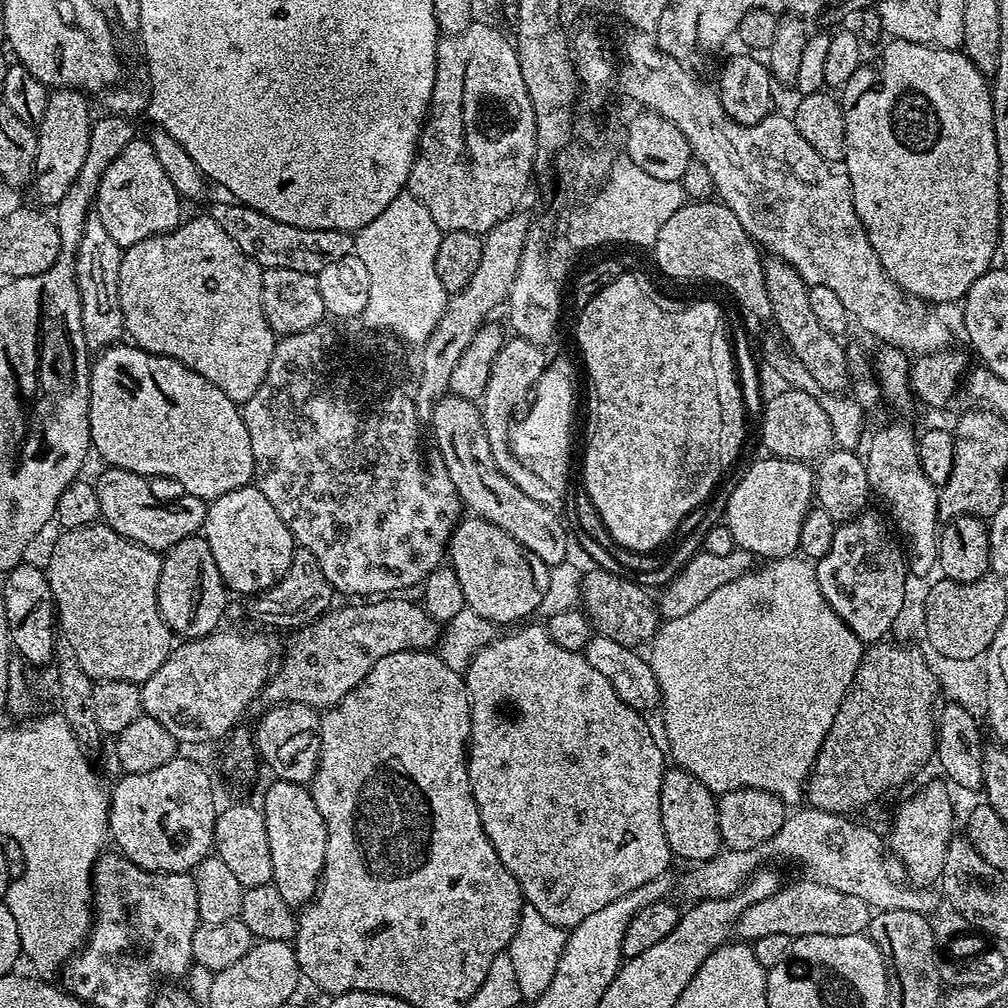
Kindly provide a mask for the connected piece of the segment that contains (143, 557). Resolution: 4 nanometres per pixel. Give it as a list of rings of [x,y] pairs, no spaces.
[[[103,522],[90,526],[69,528],[52,544],[46,571],[50,590],[56,599],[58,628],[70,638],[79,666],[91,680],[125,680],[131,684],[143,684],[172,652],[174,633],[158,610],[158,578],[162,574],[161,553],[150,550],[133,540],[122,538]]]

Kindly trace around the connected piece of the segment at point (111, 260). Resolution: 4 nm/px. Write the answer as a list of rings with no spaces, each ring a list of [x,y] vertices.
[[[89,215],[86,230],[82,230],[82,242],[76,255],[76,281],[82,302],[82,330],[89,346],[111,346],[121,343],[125,335],[122,318],[122,302],[118,294],[118,270],[122,250],[114,238],[110,238],[102,218]]]

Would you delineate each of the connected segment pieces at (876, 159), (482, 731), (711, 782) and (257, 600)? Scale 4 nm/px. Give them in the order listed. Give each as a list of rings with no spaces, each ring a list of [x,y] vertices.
[[[893,39],[881,50],[880,56],[861,63],[860,68],[845,82],[842,89],[844,110],[844,159],[843,171],[850,178],[850,190],[854,198],[854,210],[882,262],[882,270],[909,297],[936,304],[948,304],[951,300],[963,301],[964,296],[993,267],[998,256],[1000,242],[1000,203],[998,202],[998,146],[994,146],[994,114],[992,93],[986,76],[975,68],[963,51],[954,48],[931,48],[929,44]]]
[[[528,622],[523,626],[517,627],[515,630],[505,631],[508,632],[505,636],[504,633],[497,635],[496,639],[490,641],[484,649],[478,650],[476,656],[470,662],[467,671],[463,673],[464,685],[468,688],[468,704],[472,708],[470,751],[466,756],[468,761],[468,777],[472,783],[472,793],[474,794],[474,802],[478,806],[478,814],[482,818],[482,830],[486,830],[486,838],[490,838],[490,846],[494,846],[498,858],[502,858],[502,866],[506,866],[506,870],[510,870],[510,874],[514,874],[514,878],[518,882],[520,892],[524,895],[526,903],[534,906],[534,910],[538,910],[538,914],[542,914],[542,918],[546,918],[546,922],[550,922],[554,926],[565,930],[571,930],[574,926],[578,926],[578,922],[582,922],[582,918],[587,918],[590,914],[602,910],[602,906],[610,906],[610,902],[615,902],[617,898],[622,898],[622,894],[630,894],[630,890],[638,890],[638,886],[642,886],[645,882],[650,882],[654,878],[658,878],[658,874],[669,871],[670,865],[668,863],[673,863],[674,857],[670,846],[666,842],[666,834],[662,830],[662,814],[660,813],[660,791],[662,790],[662,778],[666,771],[666,763],[664,764],[666,752],[662,747],[661,741],[659,739],[656,741],[652,737],[652,728],[644,721],[647,719],[641,713],[633,710],[625,700],[618,698],[614,686],[610,686],[609,680],[603,674],[598,674],[598,670],[594,670],[594,666],[590,666],[590,662],[585,656],[579,652],[562,650],[562,646],[558,646],[558,642],[554,642],[554,638],[550,638],[548,629],[543,623],[532,623]]]
[[[799,555],[787,556],[781,560],[761,563],[759,566],[714,590],[714,594],[710,594],[706,602],[694,606],[690,614],[682,614],[682,618],[664,620],[650,641],[652,653],[647,653],[646,659],[654,670],[654,678],[658,678],[660,708],[662,713],[664,712],[663,739],[666,741],[671,759],[672,756],[676,759],[673,760],[675,767],[685,768],[687,772],[694,774],[694,778],[698,778],[702,786],[706,786],[714,794],[753,788],[766,790],[780,797],[785,805],[796,806],[805,799],[808,776],[812,773],[816,755],[826,738],[826,730],[830,730],[830,725],[834,723],[834,714],[838,714],[838,706],[842,706],[842,698],[846,698],[854,682],[854,674],[858,670],[860,659],[864,656],[866,644],[855,636],[850,626],[827,604],[818,586],[816,569],[807,559]]]
[[[297,547],[293,551],[292,561],[286,574],[282,574],[282,578],[278,578],[274,586],[270,586],[265,592],[256,593],[247,601],[248,616],[260,624],[265,624],[265,626],[260,625],[265,629],[295,630],[312,623],[313,620],[319,620],[325,612],[329,611],[333,607],[332,596],[334,597],[332,583],[326,578],[326,574],[322,574],[322,566],[318,566],[318,558],[314,558],[310,550]]]

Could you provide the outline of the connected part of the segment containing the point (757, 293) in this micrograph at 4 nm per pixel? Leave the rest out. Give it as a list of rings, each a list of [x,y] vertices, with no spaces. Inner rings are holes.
[[[709,198],[683,204],[662,225],[662,230],[658,230],[658,238],[654,245],[655,252],[656,264],[666,275],[673,276],[676,280],[709,280],[712,284],[721,284],[737,300],[735,303],[748,316],[749,314],[757,316],[758,319],[765,321],[771,317],[770,298],[766,298],[766,278],[764,277],[764,260],[761,249],[756,241],[750,238],[750,234],[742,230],[742,222],[734,218],[734,210],[730,210],[722,202]]]

